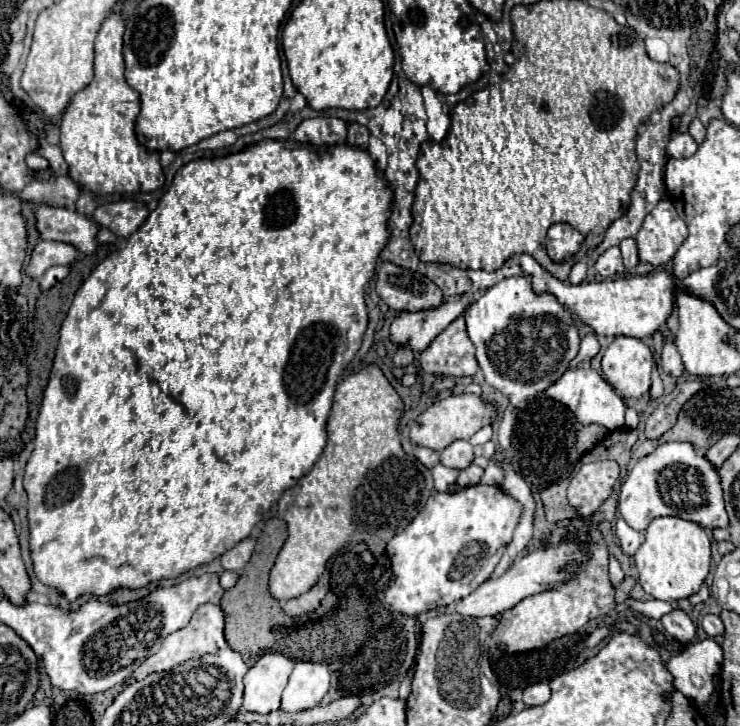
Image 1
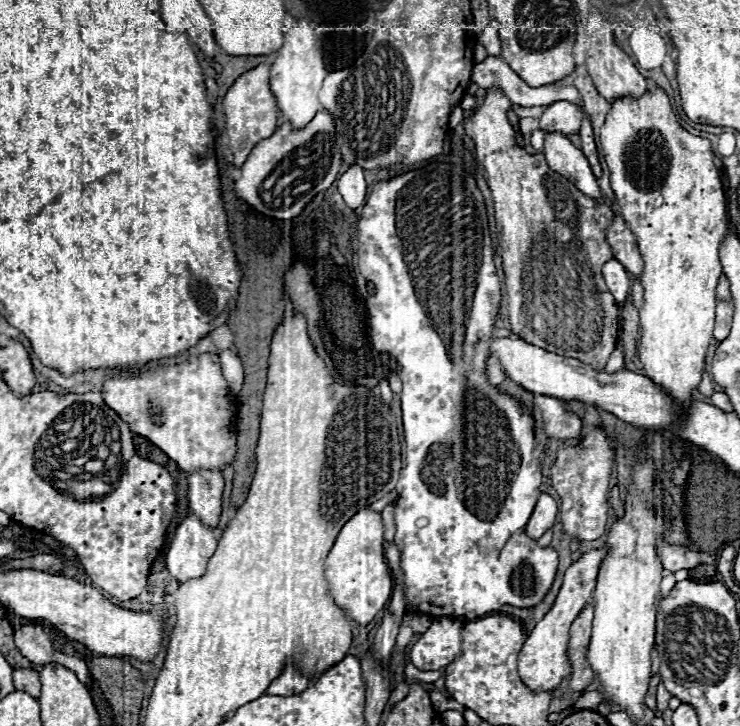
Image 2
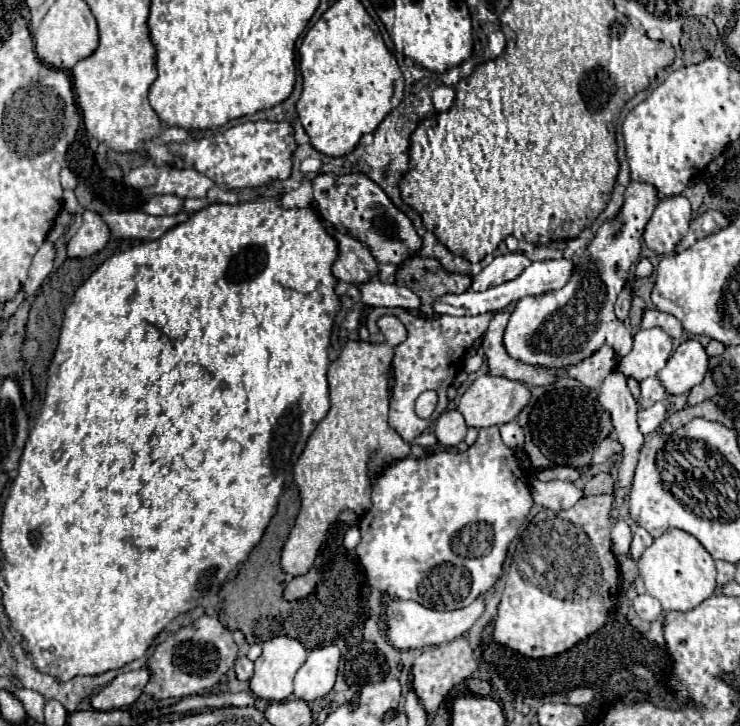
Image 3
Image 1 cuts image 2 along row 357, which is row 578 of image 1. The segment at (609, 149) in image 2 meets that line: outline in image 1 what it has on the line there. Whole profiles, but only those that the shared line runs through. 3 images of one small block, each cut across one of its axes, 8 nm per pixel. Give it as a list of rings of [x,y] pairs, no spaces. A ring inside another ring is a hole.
[[[664,516],[654,518],[646,530],[646,540],[634,554],[640,584],[646,594],[664,602],[678,602],[696,594],[710,570],[710,540],[706,530],[694,522]]]

